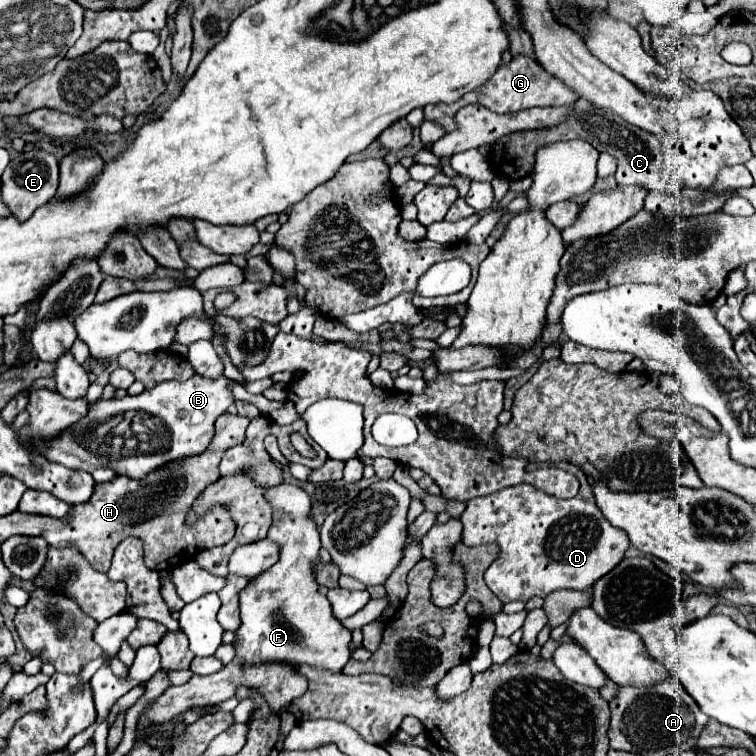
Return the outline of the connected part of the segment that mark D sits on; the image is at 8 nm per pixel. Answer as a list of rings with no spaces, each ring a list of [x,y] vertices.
[[[570,462],[552,466],[578,478],[580,490],[574,498],[562,500],[530,484],[518,484],[468,500],[460,516],[464,524],[462,542],[466,546],[496,544],[500,548],[498,558],[484,572],[484,582],[502,604],[512,600],[526,602],[532,596],[544,598],[554,590],[588,590],[624,558],[630,546],[626,534],[610,526],[598,510],[586,474]]]

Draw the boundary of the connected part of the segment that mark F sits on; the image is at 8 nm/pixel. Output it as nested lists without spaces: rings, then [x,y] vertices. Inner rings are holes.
[[[278,484],[274,488],[266,488],[266,502],[272,506],[272,526],[268,530],[270,542],[280,546],[280,558],[270,570],[264,570],[256,578],[248,580],[246,588],[238,592],[240,602],[240,628],[234,632],[234,652],[236,658],[242,660],[242,666],[254,666],[264,662],[280,662],[292,666],[318,666],[330,672],[342,672],[346,662],[350,660],[350,630],[342,626],[340,620],[334,618],[332,606],[326,596],[318,592],[314,566],[320,562],[320,536],[318,526],[312,520],[312,504],[310,496],[294,484]]]

